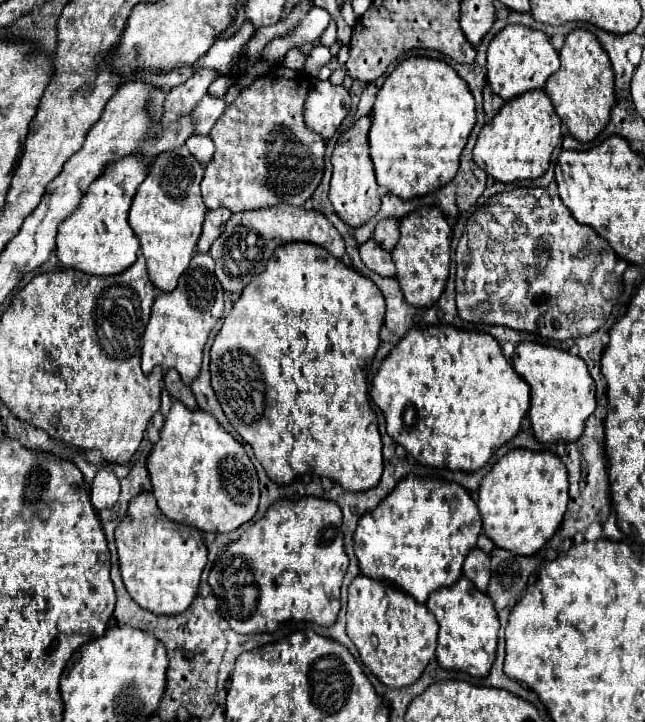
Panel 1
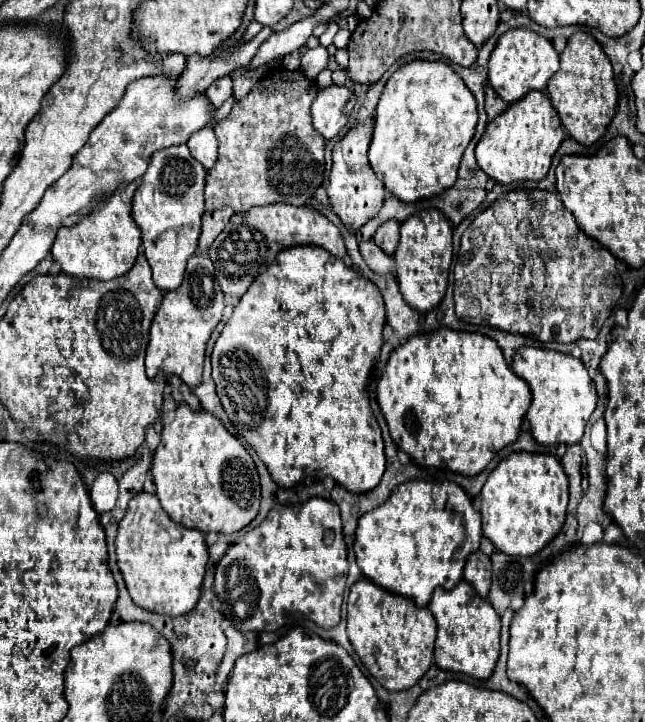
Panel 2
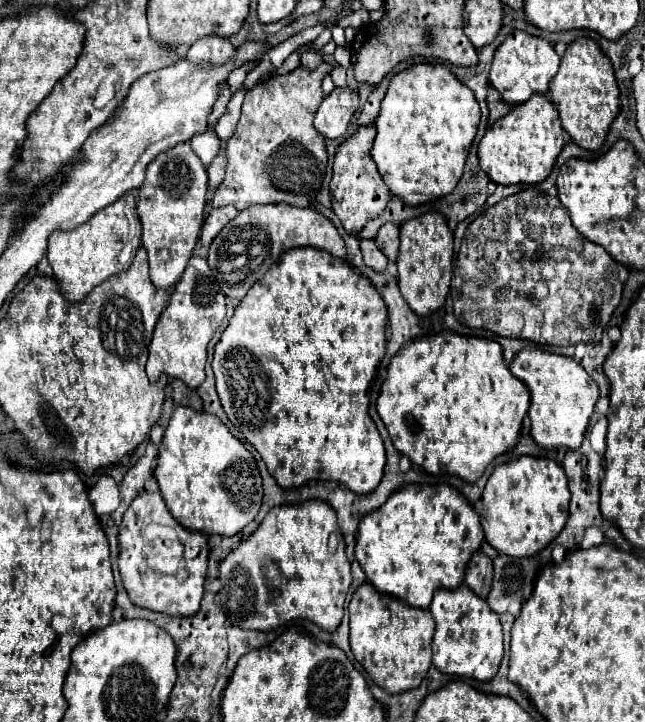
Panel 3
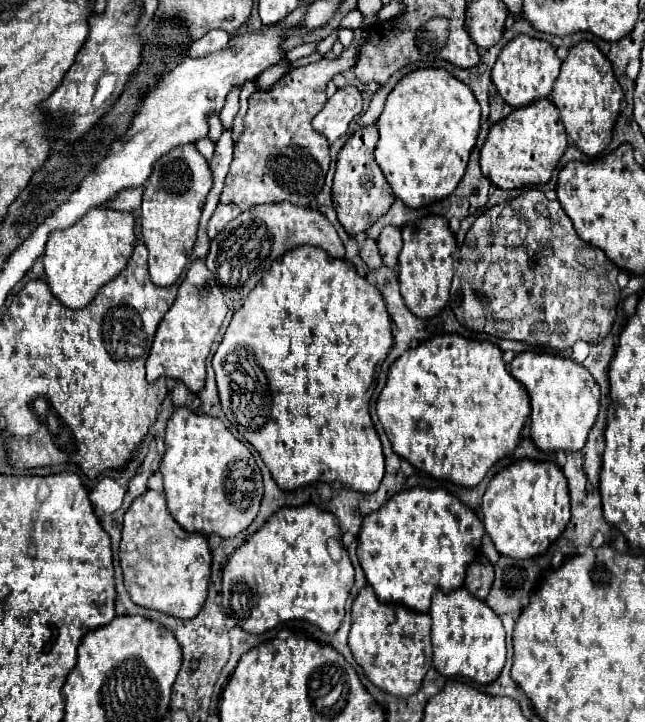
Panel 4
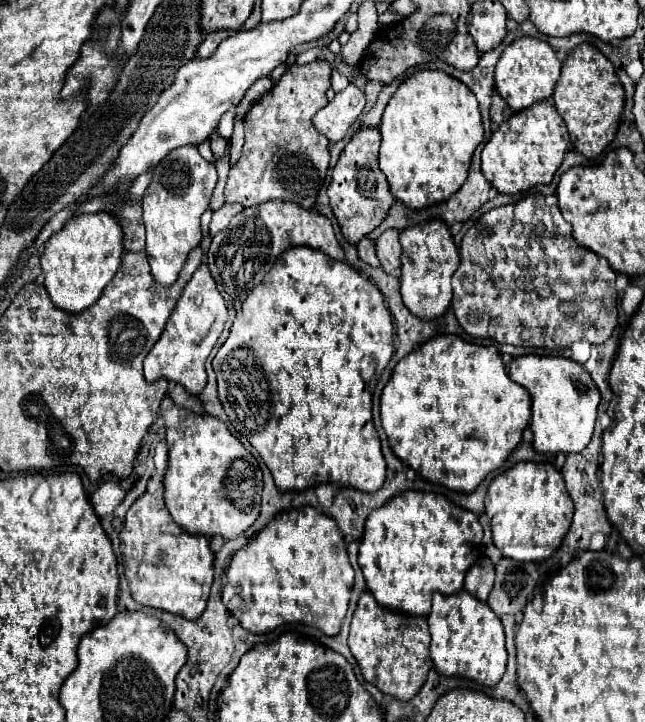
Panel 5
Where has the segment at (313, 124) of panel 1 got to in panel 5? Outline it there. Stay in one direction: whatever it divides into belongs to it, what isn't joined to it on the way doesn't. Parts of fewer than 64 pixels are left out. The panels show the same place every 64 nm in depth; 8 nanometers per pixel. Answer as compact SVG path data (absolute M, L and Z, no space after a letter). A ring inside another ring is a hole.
M350 82L342 92L334 96L318 114L314 116L314 128L324 134L330 142L340 142L352 122L364 110L366 98L364 94Z

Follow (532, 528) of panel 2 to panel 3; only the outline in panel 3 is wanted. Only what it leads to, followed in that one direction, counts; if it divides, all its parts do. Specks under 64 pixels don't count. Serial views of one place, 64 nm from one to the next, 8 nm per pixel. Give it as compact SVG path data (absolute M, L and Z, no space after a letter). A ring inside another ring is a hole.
M520 456L494 468L486 482L482 528L486 540L498 550L498 554L524 558L534 556L546 548L564 528L568 518L568 480L562 466L550 458Z

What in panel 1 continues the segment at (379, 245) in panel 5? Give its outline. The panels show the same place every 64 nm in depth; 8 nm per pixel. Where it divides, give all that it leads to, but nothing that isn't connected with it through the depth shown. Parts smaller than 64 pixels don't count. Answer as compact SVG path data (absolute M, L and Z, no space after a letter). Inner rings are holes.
M384 218L380 220L380 224L376 226L374 230L374 236L372 236L384 250L392 250L398 242L398 220L392 220L392 218Z

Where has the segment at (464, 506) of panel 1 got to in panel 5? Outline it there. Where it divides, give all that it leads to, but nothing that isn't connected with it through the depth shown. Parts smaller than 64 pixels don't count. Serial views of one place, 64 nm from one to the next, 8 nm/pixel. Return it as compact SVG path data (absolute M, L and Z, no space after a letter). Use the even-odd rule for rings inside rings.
M412 490L404 492L404 496L396 496L396 500L388 500L384 508L378 508L376 512L372 512L372 516L368 516L368 528L364 528L358 550L358 564L364 572L368 590L374 594L380 606L394 608L410 616L426 616L430 612L434 592L456 594L464 588L466 570L478 558L480 544L482 526L474 512L462 510L442 494Z

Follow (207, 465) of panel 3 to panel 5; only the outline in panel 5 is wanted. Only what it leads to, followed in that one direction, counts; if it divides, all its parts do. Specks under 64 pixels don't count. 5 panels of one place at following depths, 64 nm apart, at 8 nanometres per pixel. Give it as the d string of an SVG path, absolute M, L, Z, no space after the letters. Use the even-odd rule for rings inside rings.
M180 410L178 426L166 428L166 444L168 466L164 474L164 496L178 526L190 534L218 534L230 540L254 524L260 510L262 470L222 420Z

